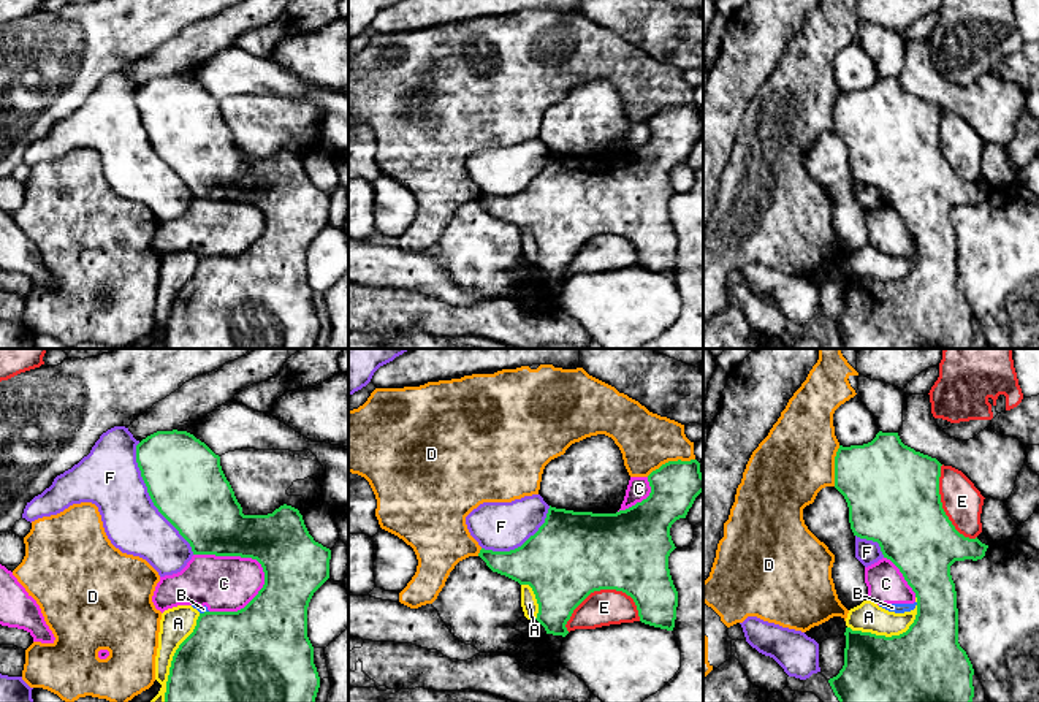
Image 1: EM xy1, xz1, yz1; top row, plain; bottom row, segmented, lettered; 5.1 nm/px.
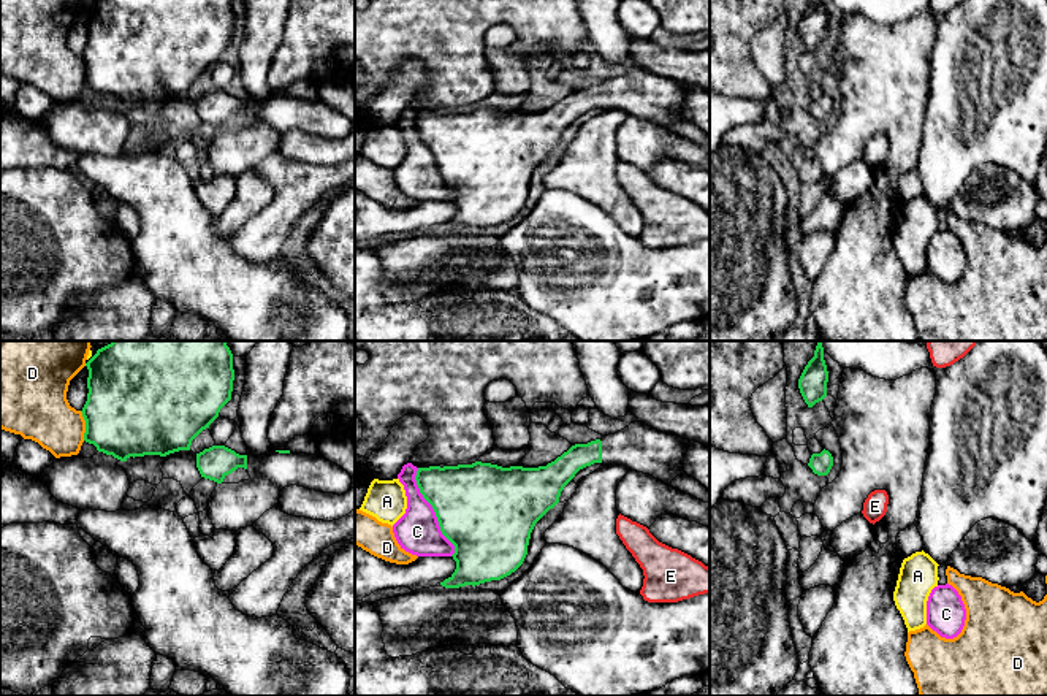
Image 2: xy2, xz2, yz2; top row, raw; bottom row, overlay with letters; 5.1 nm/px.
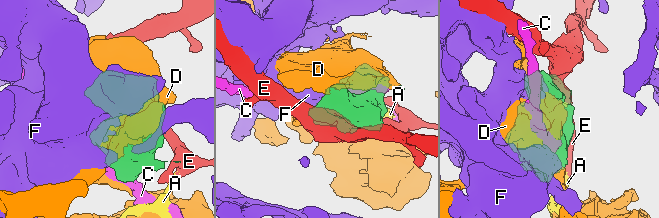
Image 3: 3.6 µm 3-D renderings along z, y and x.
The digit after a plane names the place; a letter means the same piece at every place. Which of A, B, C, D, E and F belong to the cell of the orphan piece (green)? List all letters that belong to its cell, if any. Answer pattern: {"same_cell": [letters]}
{"same_cell": []}

